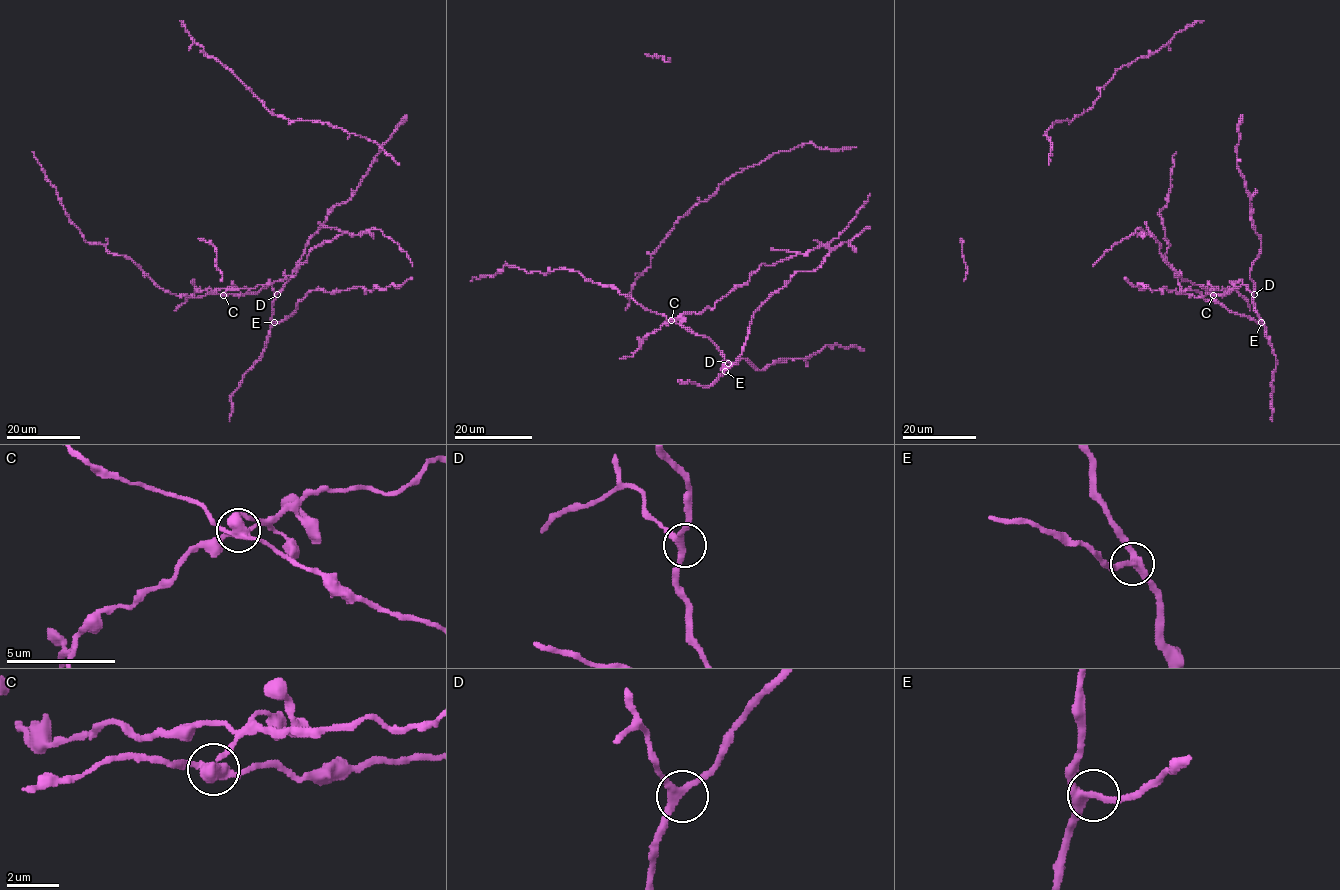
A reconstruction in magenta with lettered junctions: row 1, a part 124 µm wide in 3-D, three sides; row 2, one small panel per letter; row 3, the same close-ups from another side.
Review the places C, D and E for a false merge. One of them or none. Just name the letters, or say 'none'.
C

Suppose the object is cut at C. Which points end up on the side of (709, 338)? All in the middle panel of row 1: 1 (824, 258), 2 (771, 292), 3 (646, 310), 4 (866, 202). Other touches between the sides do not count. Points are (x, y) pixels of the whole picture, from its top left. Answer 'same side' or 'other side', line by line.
1: same side
2: same side
3: same side
4: other side

